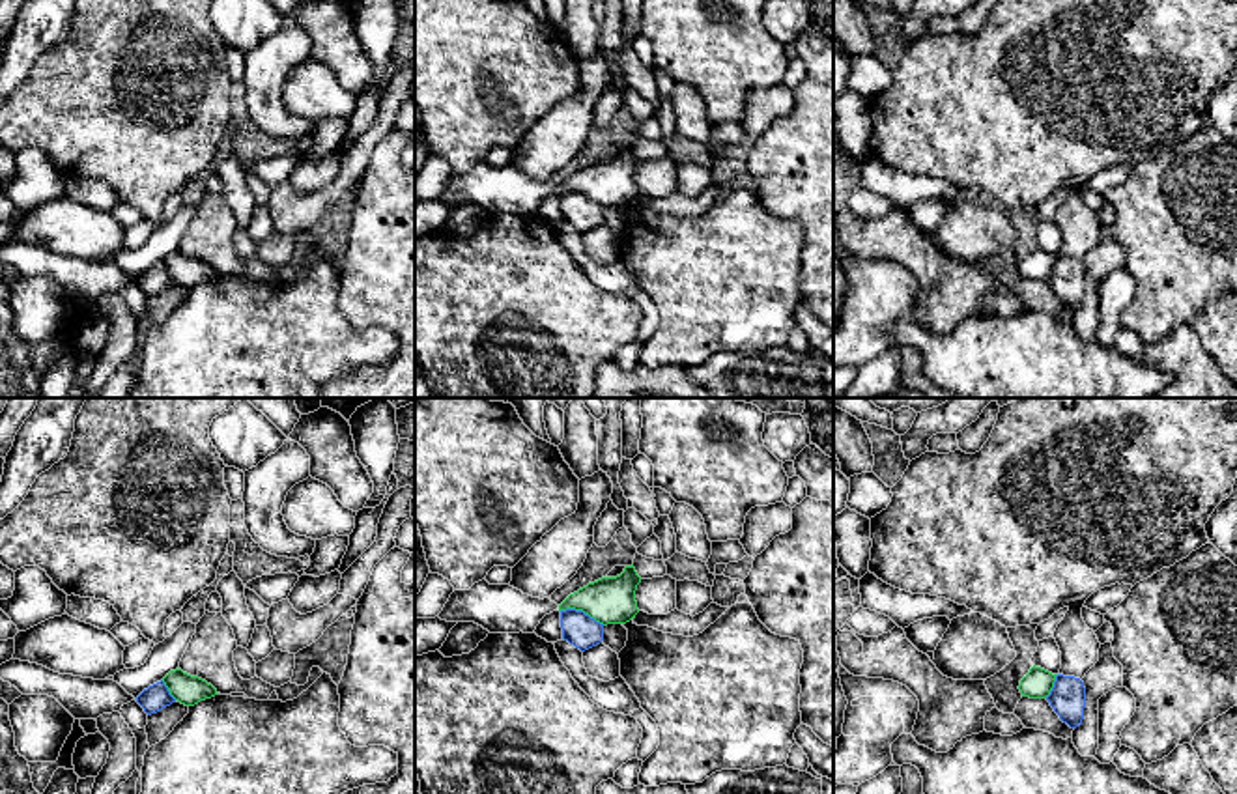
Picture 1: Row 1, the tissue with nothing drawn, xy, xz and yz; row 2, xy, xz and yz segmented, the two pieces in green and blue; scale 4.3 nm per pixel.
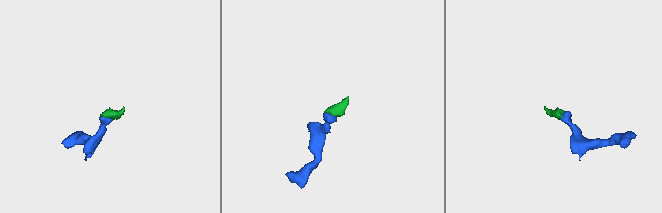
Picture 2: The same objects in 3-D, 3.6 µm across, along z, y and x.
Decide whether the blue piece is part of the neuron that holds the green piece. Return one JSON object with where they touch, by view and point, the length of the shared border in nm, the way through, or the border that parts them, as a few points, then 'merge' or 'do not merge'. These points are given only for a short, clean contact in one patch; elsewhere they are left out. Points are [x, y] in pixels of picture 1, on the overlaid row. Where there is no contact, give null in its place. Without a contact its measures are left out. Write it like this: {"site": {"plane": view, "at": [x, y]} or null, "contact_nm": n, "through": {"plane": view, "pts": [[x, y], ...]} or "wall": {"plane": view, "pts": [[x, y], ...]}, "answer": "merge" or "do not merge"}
{"site": {"plane": "xz", "at": [583, 611]}, "contact_nm": 200, "wall": {"plane": "xz", "pts": [[561, 609], [582, 609], [604, 624]]}, "answer": "do not merge"}

